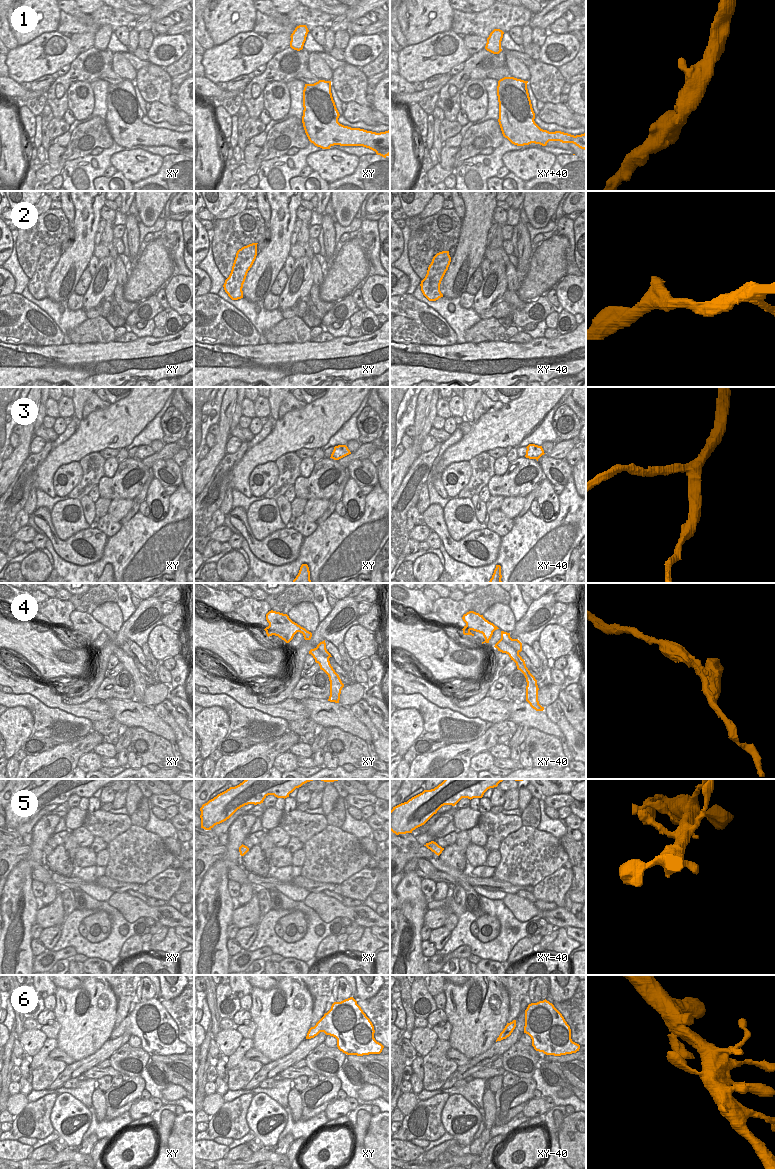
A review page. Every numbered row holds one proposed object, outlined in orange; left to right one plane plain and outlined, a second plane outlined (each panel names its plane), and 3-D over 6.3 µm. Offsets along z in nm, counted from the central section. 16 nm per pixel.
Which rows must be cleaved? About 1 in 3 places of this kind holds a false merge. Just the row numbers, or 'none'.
none

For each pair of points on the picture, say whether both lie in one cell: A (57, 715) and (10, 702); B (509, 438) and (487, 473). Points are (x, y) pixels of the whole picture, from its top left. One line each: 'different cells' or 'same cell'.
A: same cell
B: different cells

